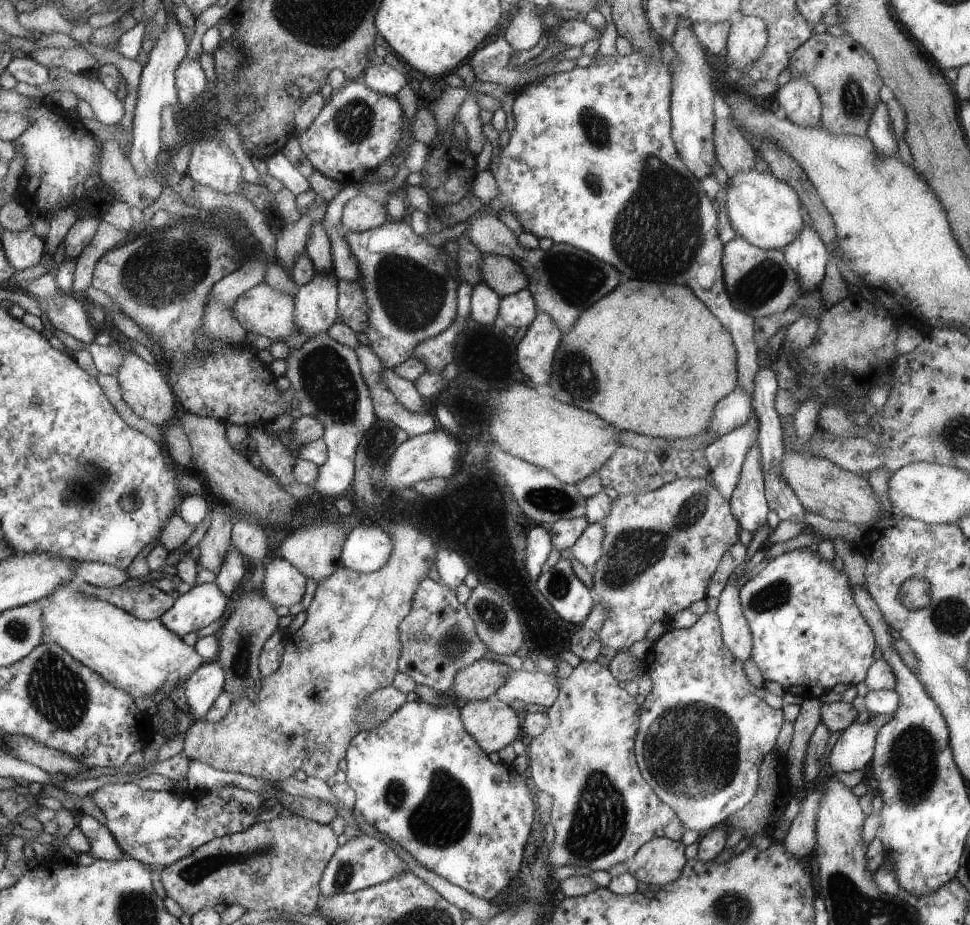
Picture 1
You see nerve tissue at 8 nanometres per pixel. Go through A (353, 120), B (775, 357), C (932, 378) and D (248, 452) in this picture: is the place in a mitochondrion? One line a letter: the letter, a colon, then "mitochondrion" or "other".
A: mitochondrion
B: other
C: other
D: other

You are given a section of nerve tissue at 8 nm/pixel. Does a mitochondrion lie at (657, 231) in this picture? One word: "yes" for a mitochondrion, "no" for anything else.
yes

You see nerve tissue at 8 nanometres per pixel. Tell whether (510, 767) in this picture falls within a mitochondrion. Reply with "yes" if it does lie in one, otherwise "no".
no

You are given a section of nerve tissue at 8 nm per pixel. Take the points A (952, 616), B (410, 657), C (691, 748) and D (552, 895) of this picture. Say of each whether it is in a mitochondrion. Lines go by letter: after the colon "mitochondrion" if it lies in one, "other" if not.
A: mitochondrion
B: other
C: mitochondrion
D: other

